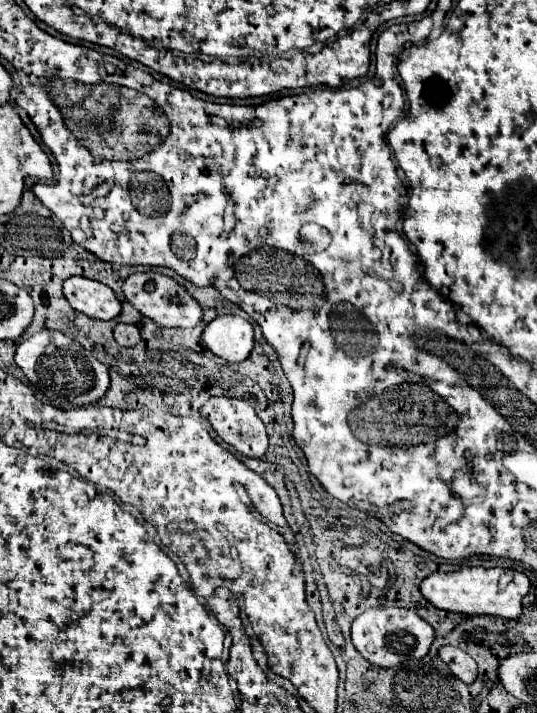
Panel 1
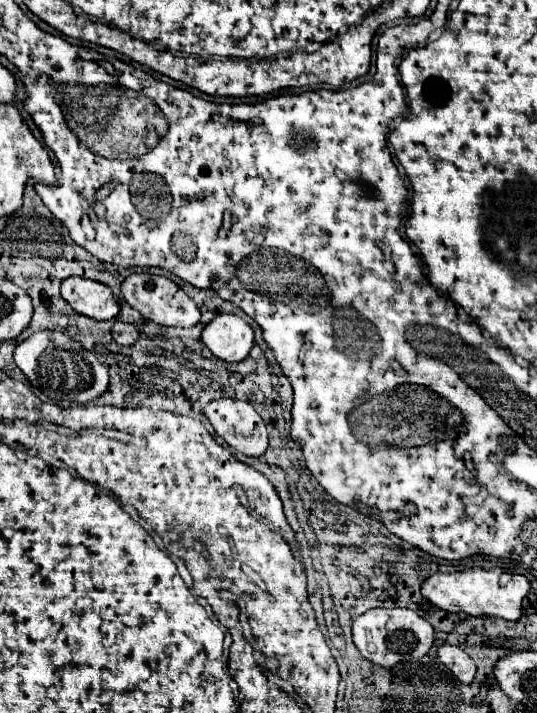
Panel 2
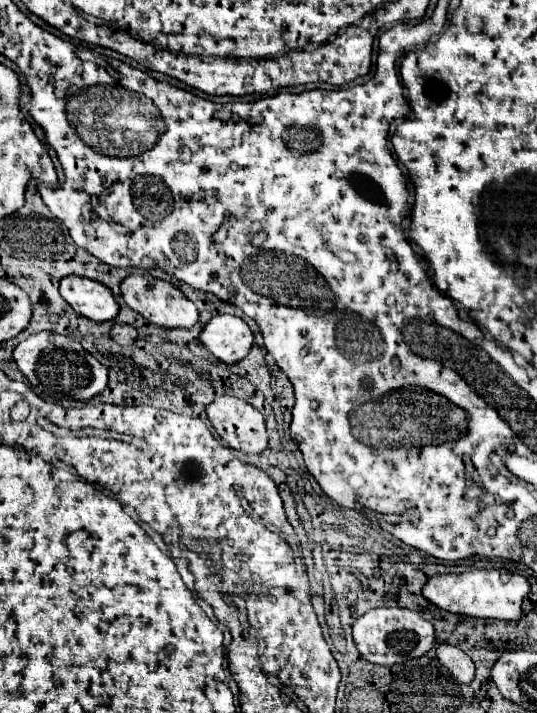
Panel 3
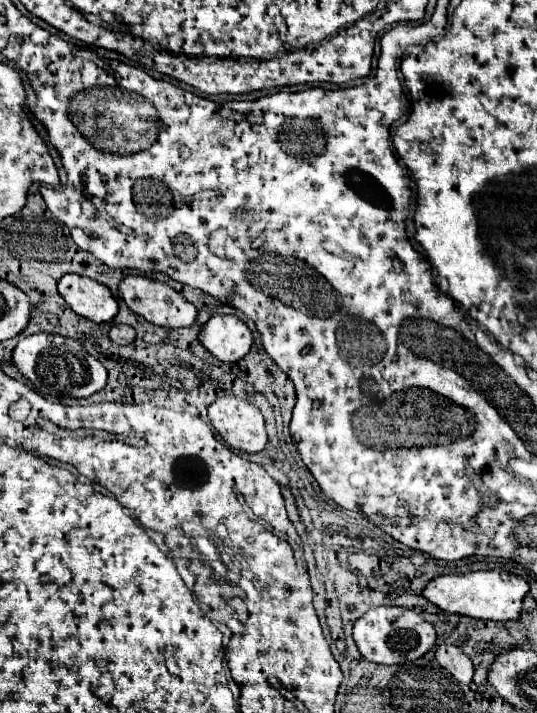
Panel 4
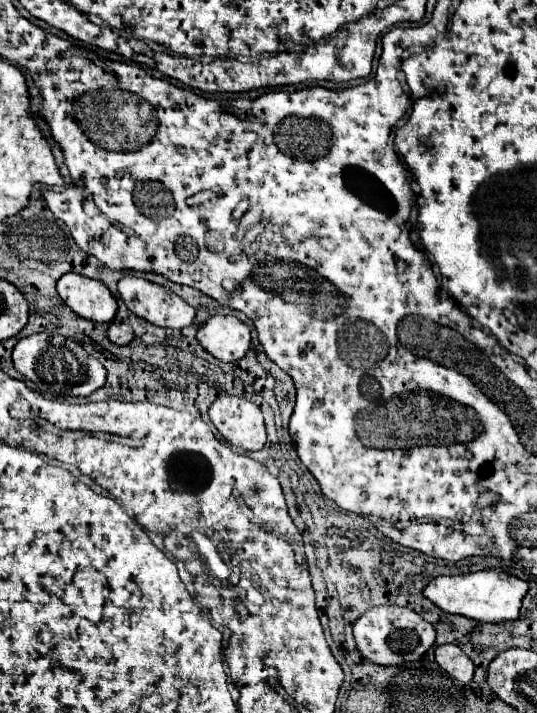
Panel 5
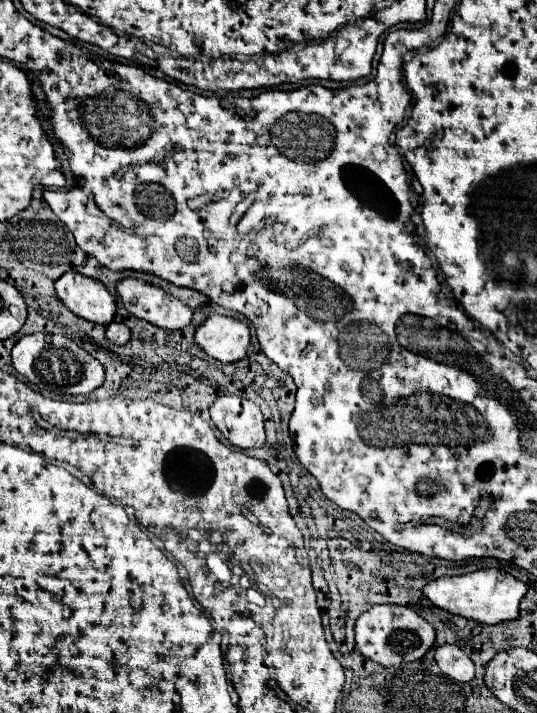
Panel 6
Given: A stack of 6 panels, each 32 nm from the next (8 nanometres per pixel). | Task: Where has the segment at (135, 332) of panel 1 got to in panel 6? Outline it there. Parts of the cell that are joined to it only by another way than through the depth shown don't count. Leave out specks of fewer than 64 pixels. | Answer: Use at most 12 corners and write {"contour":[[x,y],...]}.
{"contour":[[110,322],[106,338],[112,344],[126,344],[130,328],[120,322]]}

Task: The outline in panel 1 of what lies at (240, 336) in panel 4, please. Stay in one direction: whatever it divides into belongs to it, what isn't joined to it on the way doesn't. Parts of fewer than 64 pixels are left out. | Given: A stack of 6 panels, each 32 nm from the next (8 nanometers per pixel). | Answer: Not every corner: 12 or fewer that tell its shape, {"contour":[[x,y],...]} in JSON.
{"contour":[[216,316],[202,340],[212,354],[242,362],[254,348],[244,318]]}

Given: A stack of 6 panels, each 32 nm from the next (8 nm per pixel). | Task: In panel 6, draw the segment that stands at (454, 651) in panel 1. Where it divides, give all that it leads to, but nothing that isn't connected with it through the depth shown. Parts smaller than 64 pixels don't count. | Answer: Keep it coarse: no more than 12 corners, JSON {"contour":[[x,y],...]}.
{"contour":[[438,646],[438,668],[456,682],[474,678],[474,662],[458,646]]}

